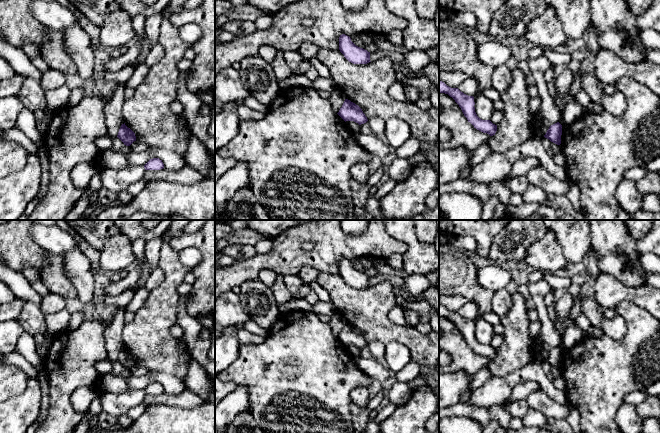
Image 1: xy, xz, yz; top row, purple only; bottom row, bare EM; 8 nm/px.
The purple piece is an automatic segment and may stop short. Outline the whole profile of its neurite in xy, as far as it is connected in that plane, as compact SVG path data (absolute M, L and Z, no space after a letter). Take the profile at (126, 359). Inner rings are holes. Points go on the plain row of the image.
M125 347L121 349L117 361L126 370L130 370L134 365L136 365L135 357L130 352L128 352Z

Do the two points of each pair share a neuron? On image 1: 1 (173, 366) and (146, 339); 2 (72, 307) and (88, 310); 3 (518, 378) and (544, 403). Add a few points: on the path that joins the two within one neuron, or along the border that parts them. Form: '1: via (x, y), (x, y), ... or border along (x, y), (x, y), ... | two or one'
1: via (166, 359), (153, 346) | one
2: via (76, 307), (84, 308) | one
3: border along (540, 388), (559, 403) | two

